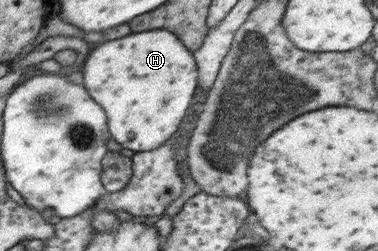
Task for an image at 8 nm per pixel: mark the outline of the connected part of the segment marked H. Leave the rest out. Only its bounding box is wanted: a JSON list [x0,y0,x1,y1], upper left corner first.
[84,30,199,154]

